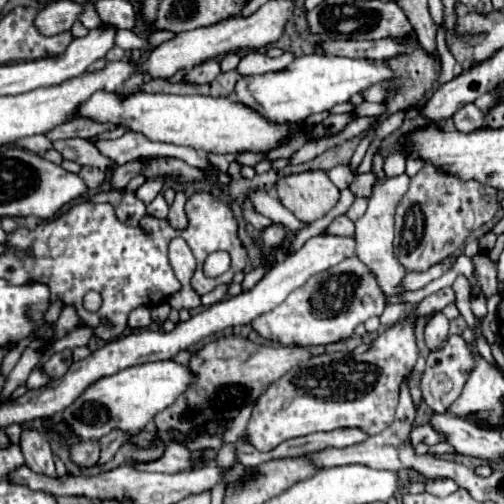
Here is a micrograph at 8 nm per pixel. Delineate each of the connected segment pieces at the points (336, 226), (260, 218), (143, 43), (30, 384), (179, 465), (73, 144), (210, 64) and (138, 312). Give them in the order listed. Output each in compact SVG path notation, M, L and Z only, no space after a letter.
M340 215L326 227L326 233L330 233L330 235L348 235L350 237L350 235L354 235L354 223L346 215Z
M244 205L244 217L258 229L258 233L264 233L264 229L268 229L270 225L274 225L272 219L268 219L268 217L264 217L264 215L260 215L260 213L256 213L250 205Z
M118 29L118 33L116 33L116 45L122 47L122 49L126 49L126 51L136 51L136 49L148 49L148 47L152 47L148 43L148 39L138 37L134 31L122 31L122 29Z
M34 367L32 373L30 373L30 377L28 377L28 381L26 381L26 387L28 387L28 389L40 389L40 387L48 385L50 381L52 381L52 379L44 373L42 367Z
M168 443L162 457L156 461L148 461L148 463L140 463L140 461L128 461L132 467L140 469L140 471L160 471L160 473L178 473L178 471L186 471L190 469L188 463L188 455L190 451L182 445L176 443Z
M64 139L64 141L54 141L54 149L62 153L64 159L76 161L78 165L90 165L98 167L102 171L110 171L116 165L98 153L98 149L88 141L88 139Z
M210 59L202 65L196 65L188 75L186 75L186 81L190 83L208 83L212 81L216 75L220 73L220 61L218 59Z
M138 307L128 317L128 327L130 329L146 329L150 323L152 323L152 319L150 319L150 309L148 307Z

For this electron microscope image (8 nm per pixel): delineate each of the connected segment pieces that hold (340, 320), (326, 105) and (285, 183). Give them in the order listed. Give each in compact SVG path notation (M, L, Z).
M348 257L324 273L312 275L300 289L294 289L284 303L270 313L256 317L250 325L266 341L298 347L324 347L346 341L354 329L370 317L380 317L388 297L380 289L376 275L358 259Z
M302 55L282 71L242 77L232 97L236 97L236 101L244 101L244 105L252 105L256 113L264 113L264 117L272 117L272 121L302 121L312 113L332 109L336 103L346 103L354 93L390 77L392 71L384 65L384 61Z
M304 171L282 177L276 183L276 191L280 203L304 223L324 217L336 205L340 195L326 171Z

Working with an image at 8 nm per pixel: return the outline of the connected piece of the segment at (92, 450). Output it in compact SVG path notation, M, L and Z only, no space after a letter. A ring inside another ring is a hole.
M76 441L70 447L70 455L74 463L82 467L90 467L100 459L100 443L98 441Z

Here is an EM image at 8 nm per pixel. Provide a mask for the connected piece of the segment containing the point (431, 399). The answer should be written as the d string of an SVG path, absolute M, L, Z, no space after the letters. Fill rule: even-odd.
M450 335L440 349L430 351L426 357L426 369L420 379L420 391L426 405L436 413L446 413L450 403L460 395L472 365L474 365L474 359L466 347L466 341L460 335Z

